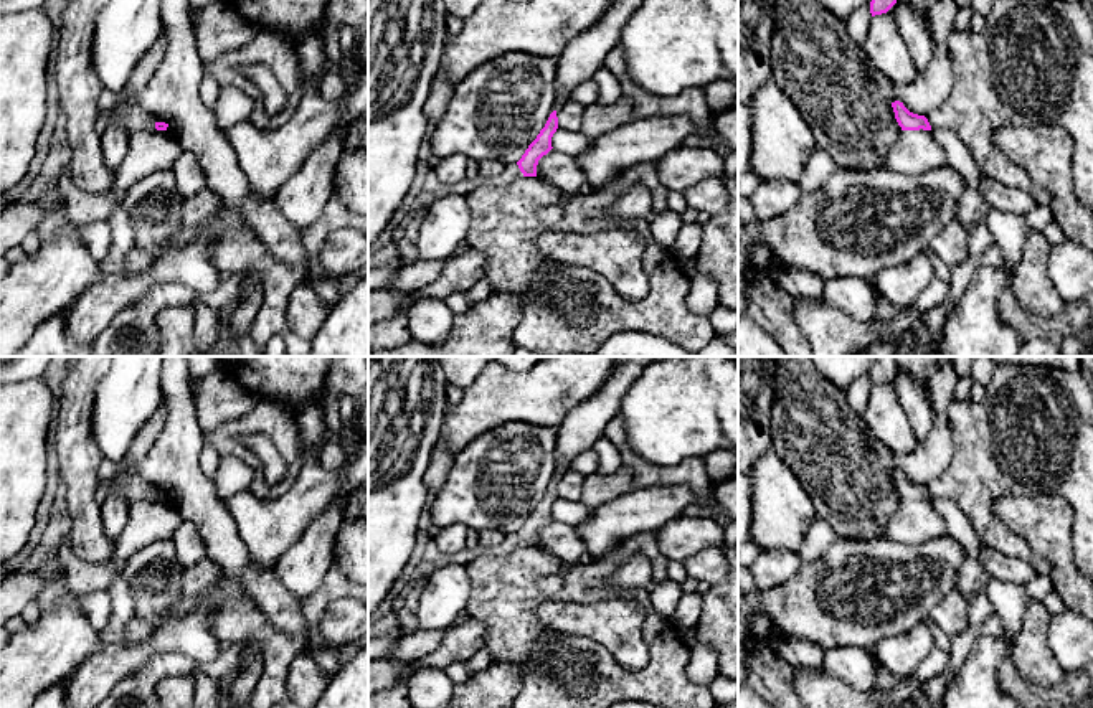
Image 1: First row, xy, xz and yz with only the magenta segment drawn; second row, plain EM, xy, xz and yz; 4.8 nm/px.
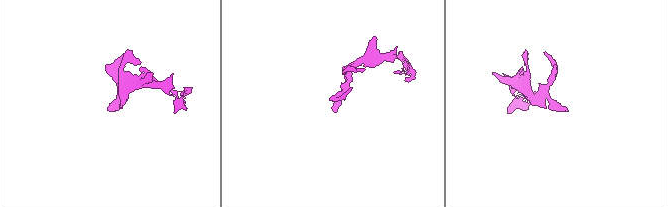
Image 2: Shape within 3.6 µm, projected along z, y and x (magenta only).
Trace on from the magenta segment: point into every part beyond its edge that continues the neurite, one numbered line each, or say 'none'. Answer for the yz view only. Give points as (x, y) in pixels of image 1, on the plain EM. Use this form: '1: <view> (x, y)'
1: yz (930, 459)

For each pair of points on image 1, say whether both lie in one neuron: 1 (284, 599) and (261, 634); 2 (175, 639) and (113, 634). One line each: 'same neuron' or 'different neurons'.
1: different neurons
2: different neurons

